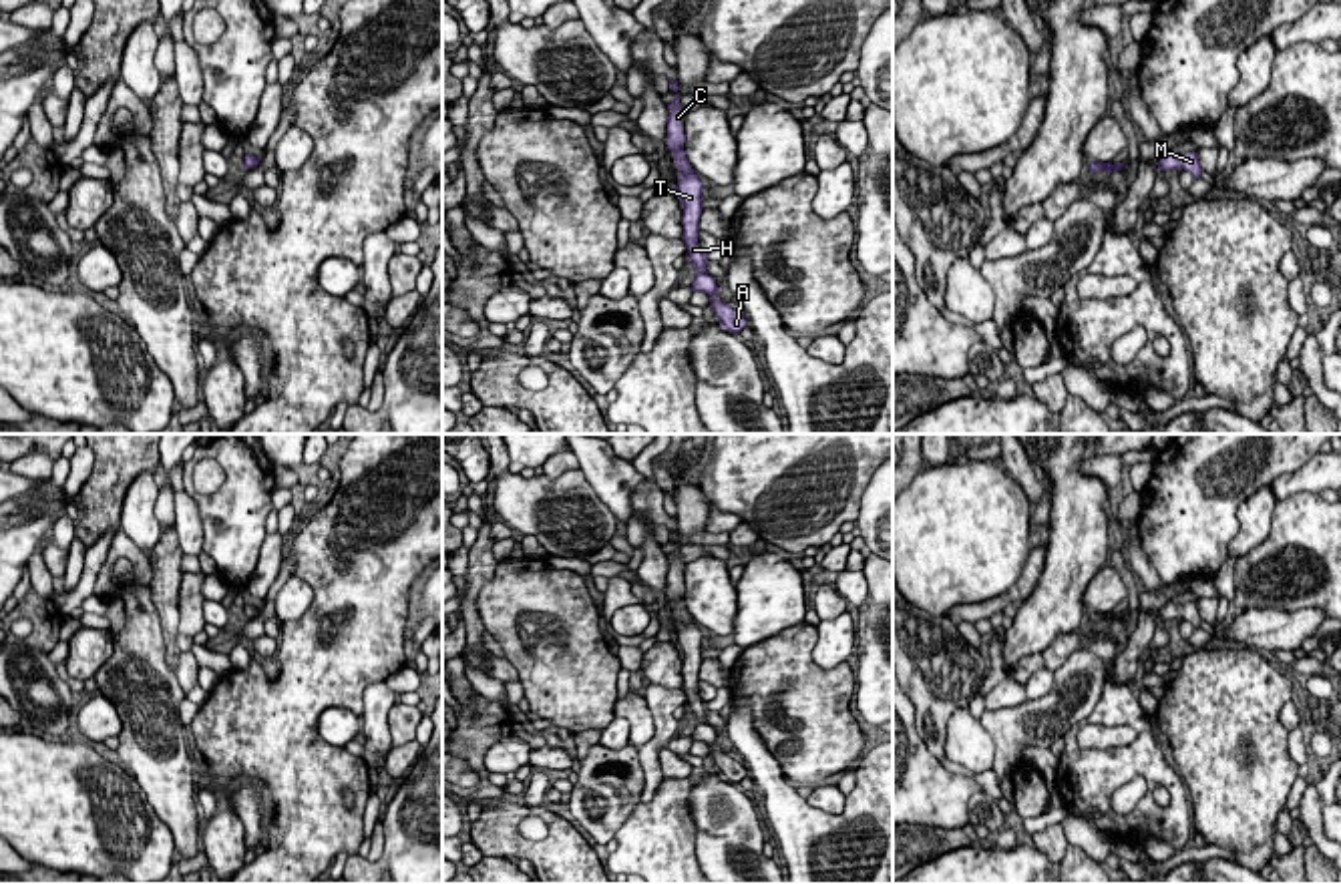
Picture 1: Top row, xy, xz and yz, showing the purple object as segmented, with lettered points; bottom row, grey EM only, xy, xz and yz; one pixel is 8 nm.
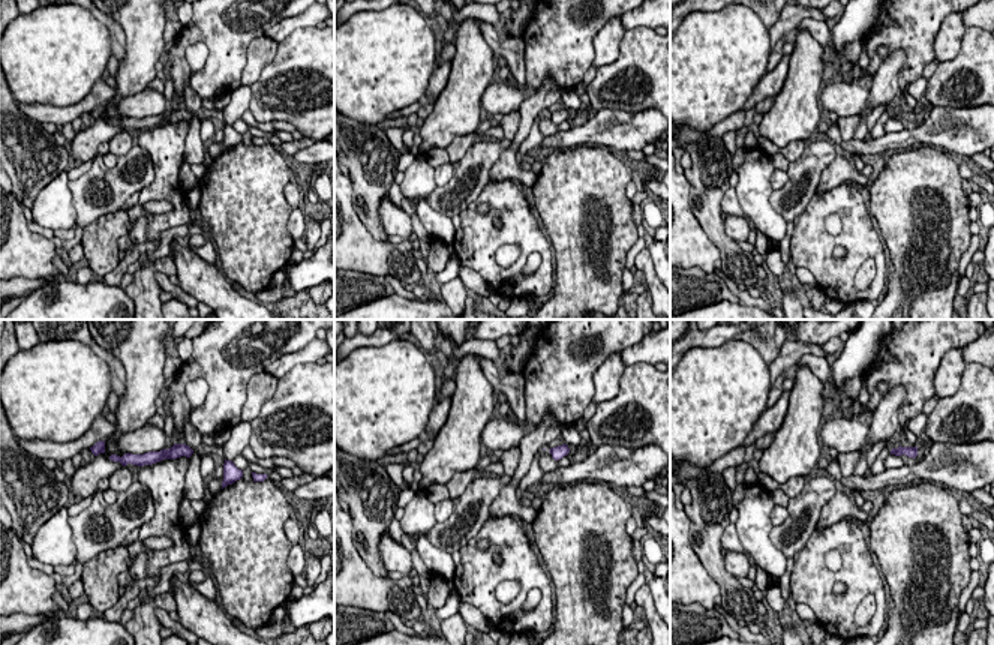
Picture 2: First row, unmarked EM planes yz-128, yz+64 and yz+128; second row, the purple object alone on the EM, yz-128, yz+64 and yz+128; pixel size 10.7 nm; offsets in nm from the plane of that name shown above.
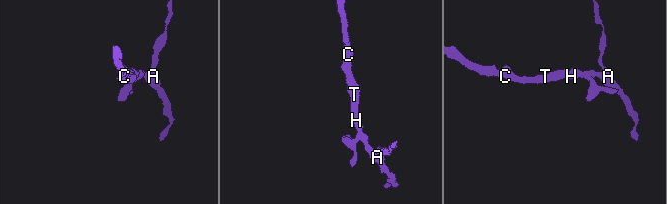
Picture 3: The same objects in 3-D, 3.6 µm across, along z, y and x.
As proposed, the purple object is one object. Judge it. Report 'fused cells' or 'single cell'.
single cell

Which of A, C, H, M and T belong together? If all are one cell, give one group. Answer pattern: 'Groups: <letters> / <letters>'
Groups: A C H M T

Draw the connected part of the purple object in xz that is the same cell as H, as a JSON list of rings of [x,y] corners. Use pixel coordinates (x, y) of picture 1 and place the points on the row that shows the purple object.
[[[669,78],[669,88],[676,92],[676,98],[667,104],[669,117],[667,117],[665,145],[674,153],[674,163],[680,171],[676,193],[682,201],[682,209],[684,209],[684,217],[682,217],[684,235],[682,235],[682,239],[688,247],[690,261],[698,271],[694,275],[692,291],[708,293],[712,299],[712,307],[720,319],[720,325],[724,329],[728,329],[730,334],[740,334],[748,325],[748,317],[744,313],[732,309],[726,301],[720,301],[716,297],[716,293],[718,293],[716,277],[706,273],[708,259],[698,243],[704,185],[698,179],[698,175],[694,173],[694,169],[686,157],[686,151],[684,151],[684,143],[686,143],[684,117],[686,117],[686,113],[680,106],[682,96],[678,94],[678,80],[676,78]]]

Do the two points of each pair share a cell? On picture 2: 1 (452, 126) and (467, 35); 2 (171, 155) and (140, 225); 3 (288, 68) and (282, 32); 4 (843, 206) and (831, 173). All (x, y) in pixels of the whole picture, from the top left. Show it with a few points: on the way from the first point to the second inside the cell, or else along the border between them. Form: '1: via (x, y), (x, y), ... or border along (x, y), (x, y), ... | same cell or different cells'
1: via (459, 104), (467, 84), (467, 57) | same cell
2: border along (144, 215), (131, 225) | different cells
3: border along (315, 26), (297, 27), (279, 44) | different cells
4: border along (858, 186), (841, 182), (816, 195) | different cells

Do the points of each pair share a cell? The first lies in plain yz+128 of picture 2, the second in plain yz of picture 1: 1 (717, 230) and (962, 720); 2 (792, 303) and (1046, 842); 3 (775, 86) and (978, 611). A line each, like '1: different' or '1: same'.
1: different
2: same
3: same

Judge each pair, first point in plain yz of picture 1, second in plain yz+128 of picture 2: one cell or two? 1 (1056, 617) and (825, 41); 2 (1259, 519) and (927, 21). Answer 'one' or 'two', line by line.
1: two
2: two

